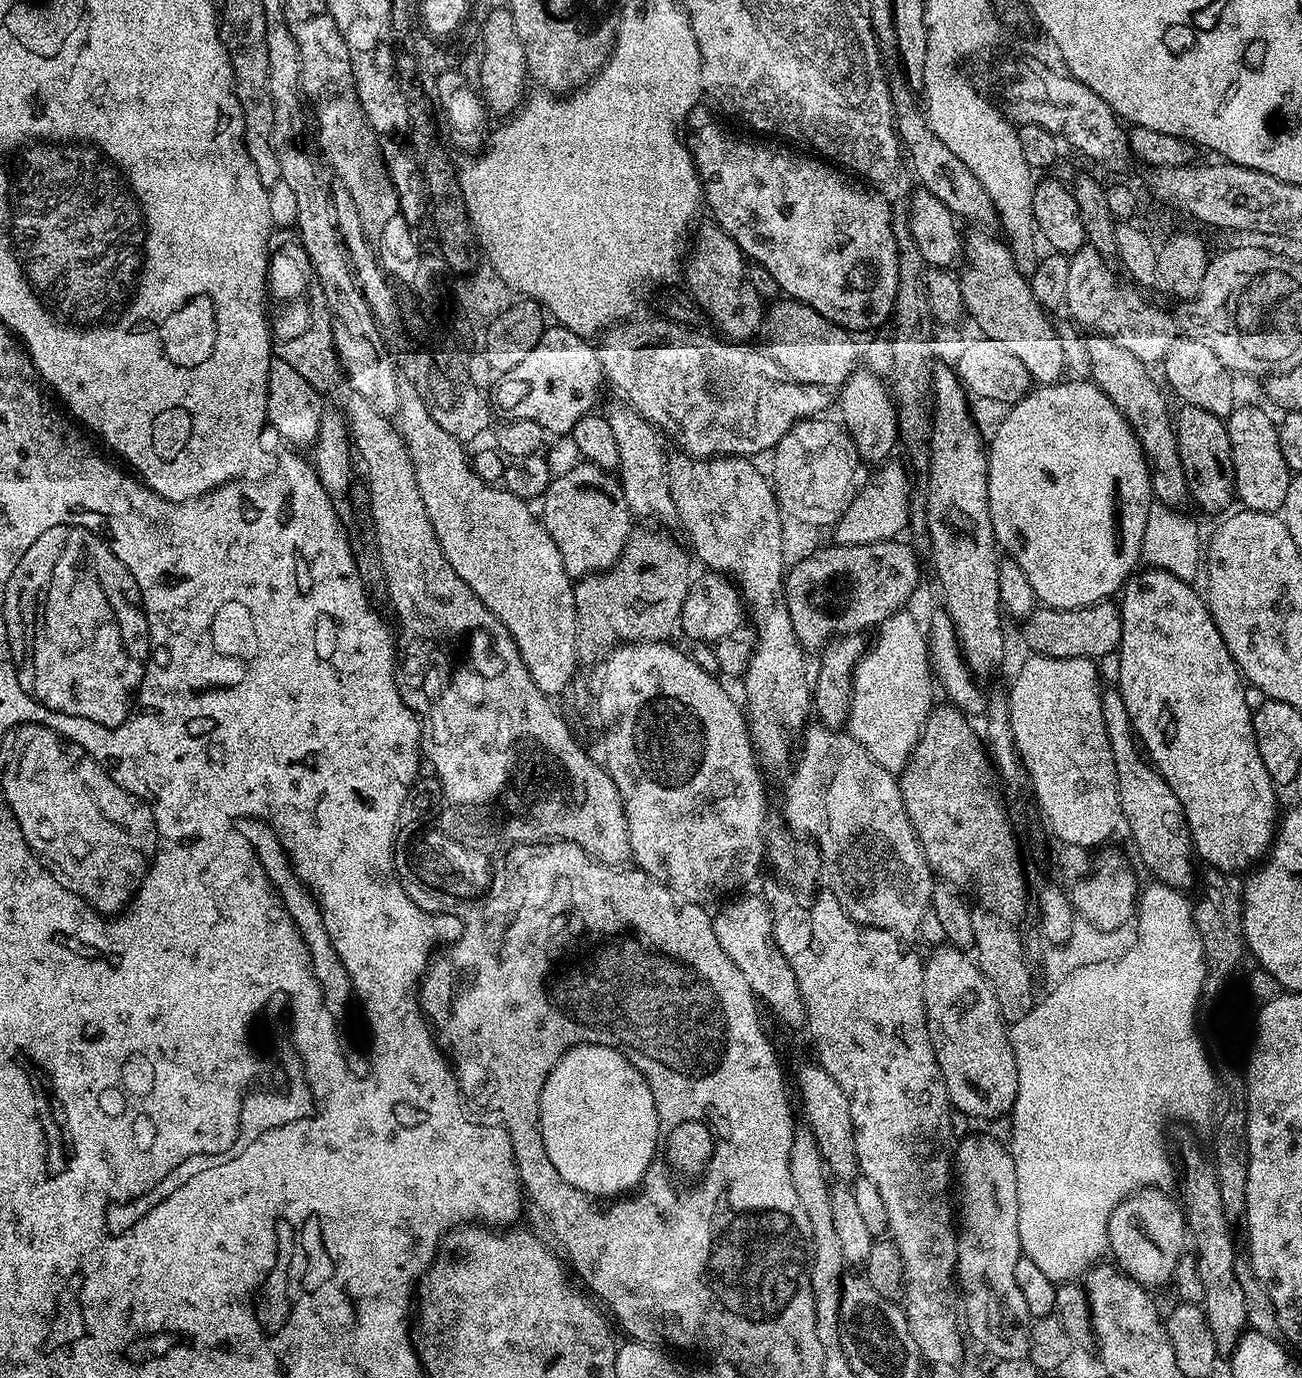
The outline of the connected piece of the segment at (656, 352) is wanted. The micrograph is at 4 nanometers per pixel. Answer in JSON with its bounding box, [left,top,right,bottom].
[598,318,829,460]

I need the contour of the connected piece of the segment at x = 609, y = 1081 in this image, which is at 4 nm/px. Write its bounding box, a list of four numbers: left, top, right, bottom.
[542,1042,660,1198]

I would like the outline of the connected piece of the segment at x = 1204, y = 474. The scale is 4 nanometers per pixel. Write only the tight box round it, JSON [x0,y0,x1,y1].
[1174,404,1236,513]

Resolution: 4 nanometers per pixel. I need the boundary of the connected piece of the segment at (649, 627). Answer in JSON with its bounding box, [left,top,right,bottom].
[575,532,690,665]

